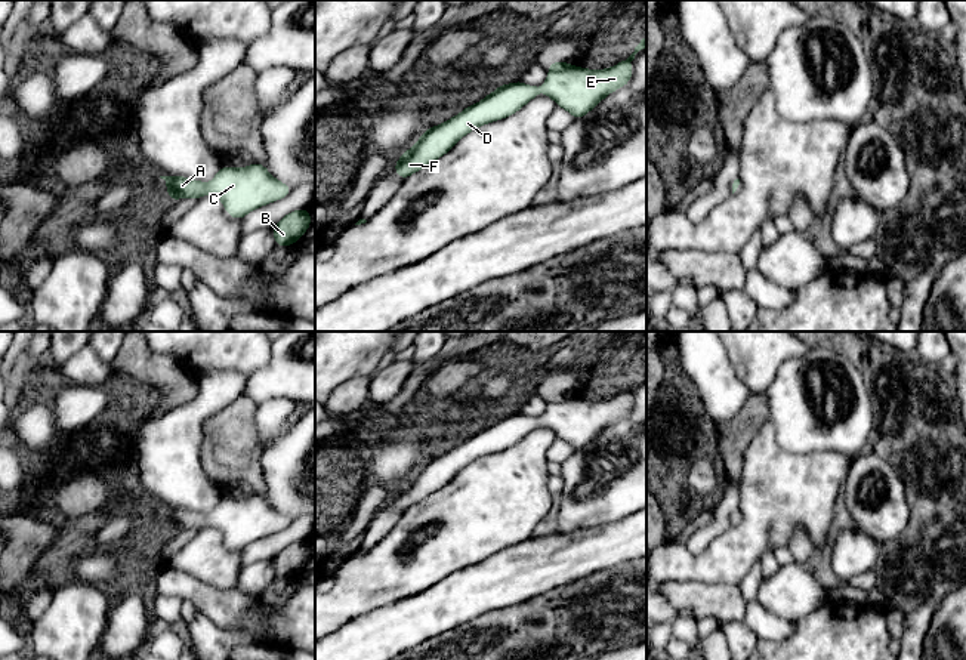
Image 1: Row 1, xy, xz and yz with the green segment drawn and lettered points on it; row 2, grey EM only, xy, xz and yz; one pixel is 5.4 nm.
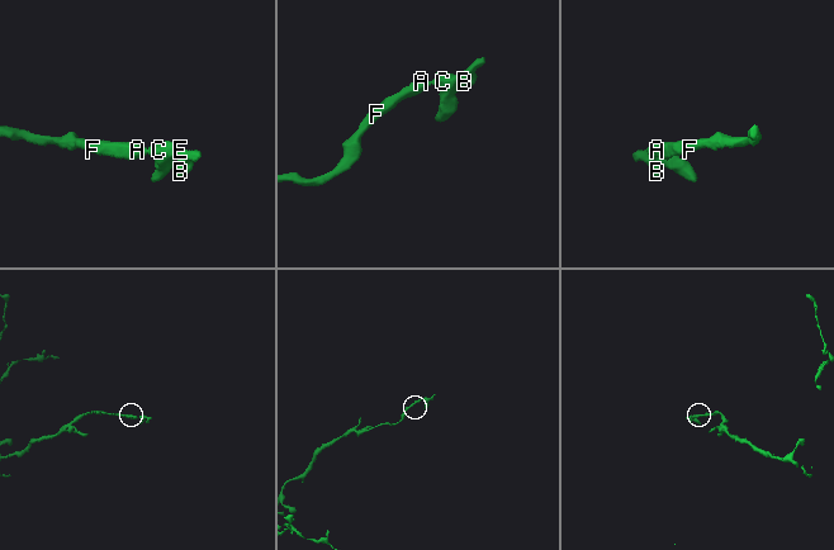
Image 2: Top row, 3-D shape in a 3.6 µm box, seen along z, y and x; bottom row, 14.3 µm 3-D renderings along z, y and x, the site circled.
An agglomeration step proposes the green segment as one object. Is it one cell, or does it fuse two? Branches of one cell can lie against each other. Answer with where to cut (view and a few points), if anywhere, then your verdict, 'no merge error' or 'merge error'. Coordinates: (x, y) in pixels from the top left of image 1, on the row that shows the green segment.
no cut; no merge error

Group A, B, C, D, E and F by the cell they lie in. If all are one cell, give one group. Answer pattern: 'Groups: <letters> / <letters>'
Groups: A B C D E F

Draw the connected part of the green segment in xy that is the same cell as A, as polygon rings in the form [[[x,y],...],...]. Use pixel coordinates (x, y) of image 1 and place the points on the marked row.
[[[260,163],[241,169],[222,166],[209,185],[183,176],[160,178],[166,181],[170,201],[188,197],[198,200],[212,192],[222,200],[226,213],[237,219],[291,192],[288,185],[277,181]]]

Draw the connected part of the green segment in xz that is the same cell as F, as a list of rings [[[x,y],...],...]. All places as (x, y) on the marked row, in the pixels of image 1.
[[[646,36],[641,38],[627,59],[607,70],[586,70],[564,61],[550,62],[547,78],[541,87],[522,81],[499,84],[496,92],[478,104],[465,108],[439,126],[426,129],[422,138],[407,152],[402,152],[399,161],[394,163],[396,175],[407,179],[447,154],[466,133],[515,114],[540,92],[571,112],[574,120],[586,115],[605,96],[629,83],[633,75],[630,62],[644,47],[646,47]]]

